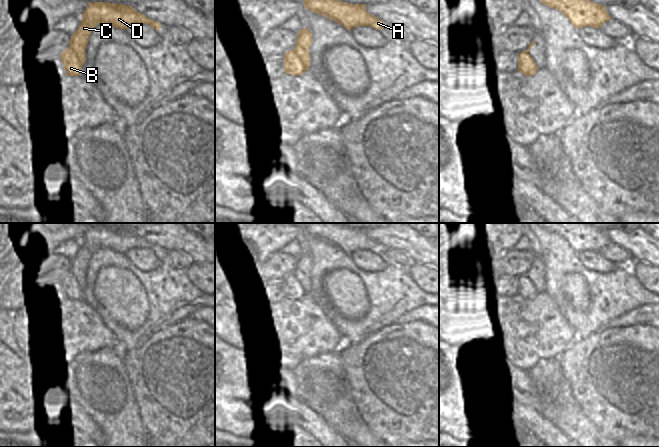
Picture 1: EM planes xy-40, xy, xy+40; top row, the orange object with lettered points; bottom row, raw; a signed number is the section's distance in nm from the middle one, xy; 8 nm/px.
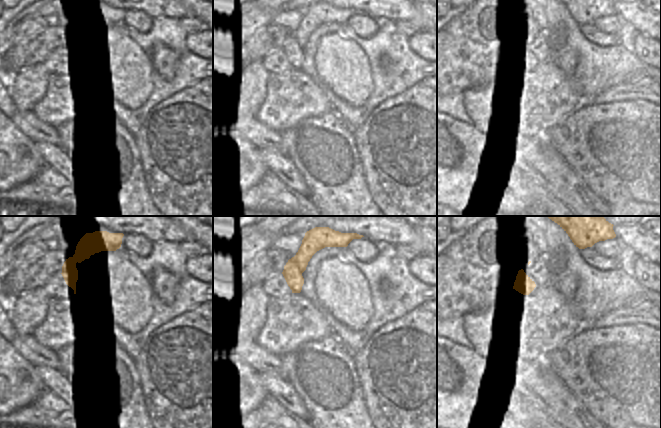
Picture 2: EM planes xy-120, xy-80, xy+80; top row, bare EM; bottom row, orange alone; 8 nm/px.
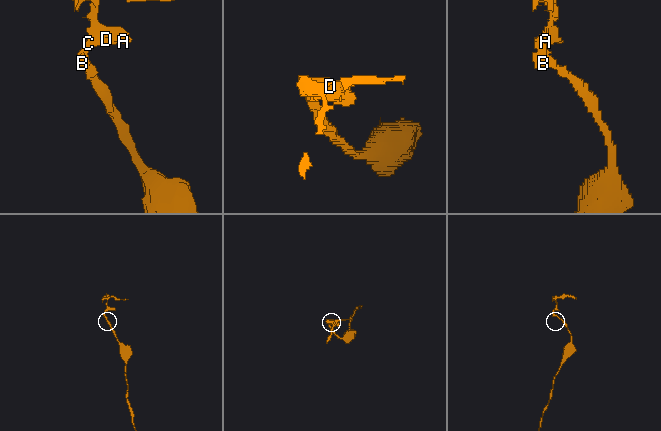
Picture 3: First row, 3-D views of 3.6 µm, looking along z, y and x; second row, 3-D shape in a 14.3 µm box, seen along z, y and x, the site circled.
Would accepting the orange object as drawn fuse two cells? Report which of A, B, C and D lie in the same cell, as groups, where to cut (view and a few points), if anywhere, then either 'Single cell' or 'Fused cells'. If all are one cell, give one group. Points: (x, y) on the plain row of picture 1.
Groups: A C D / B. Split along xy (293, 274), (308, 290). Fused cells.

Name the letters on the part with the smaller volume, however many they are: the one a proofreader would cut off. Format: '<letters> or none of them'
A, C, D

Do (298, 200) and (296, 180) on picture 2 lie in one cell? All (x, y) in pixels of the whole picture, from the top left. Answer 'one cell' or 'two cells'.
two cells

